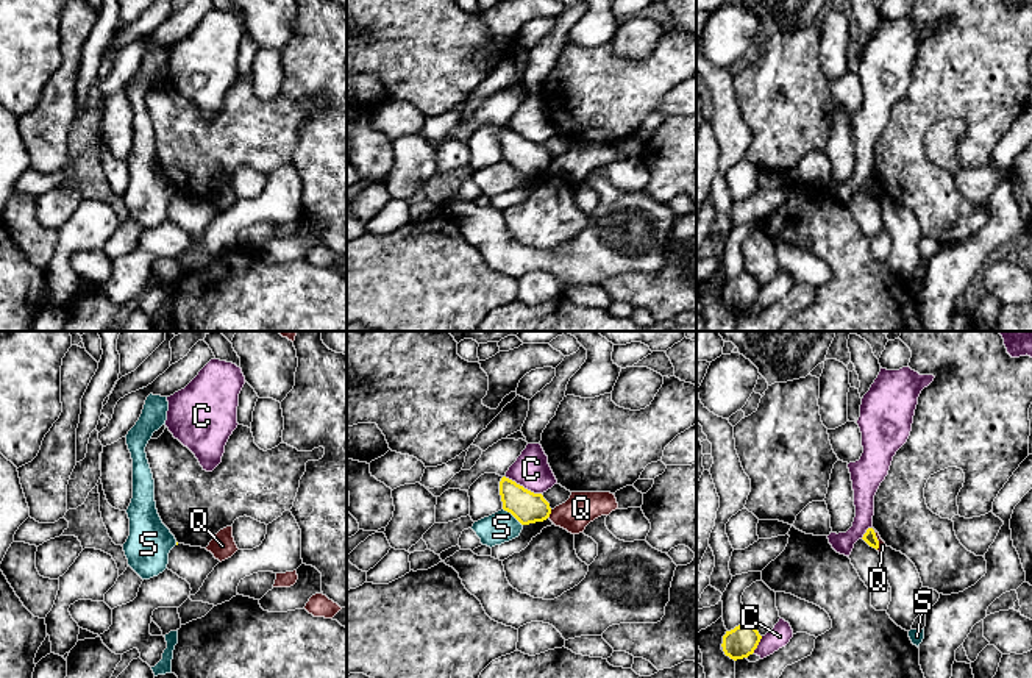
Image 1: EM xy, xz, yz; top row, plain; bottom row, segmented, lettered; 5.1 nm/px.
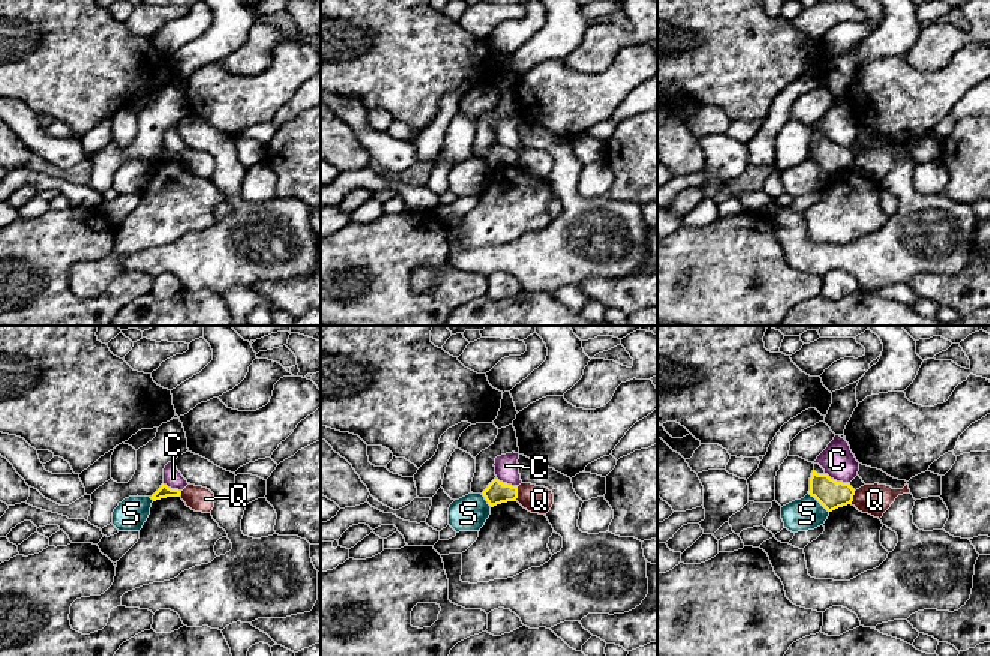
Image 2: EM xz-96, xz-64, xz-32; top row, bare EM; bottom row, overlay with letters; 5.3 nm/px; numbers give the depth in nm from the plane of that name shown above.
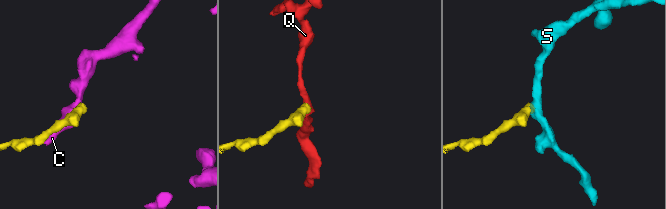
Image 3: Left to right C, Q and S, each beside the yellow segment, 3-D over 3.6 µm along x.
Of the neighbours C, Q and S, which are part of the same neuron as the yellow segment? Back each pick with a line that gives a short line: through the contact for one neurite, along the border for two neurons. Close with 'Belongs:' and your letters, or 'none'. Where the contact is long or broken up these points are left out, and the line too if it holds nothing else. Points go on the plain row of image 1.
Belongs: none

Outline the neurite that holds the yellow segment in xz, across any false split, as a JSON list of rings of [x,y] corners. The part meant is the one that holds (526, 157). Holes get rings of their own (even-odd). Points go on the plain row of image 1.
[[[506,127],[500,131],[500,145],[503,159],[521,175],[543,172],[551,164],[550,153],[542,144],[534,144]]]

